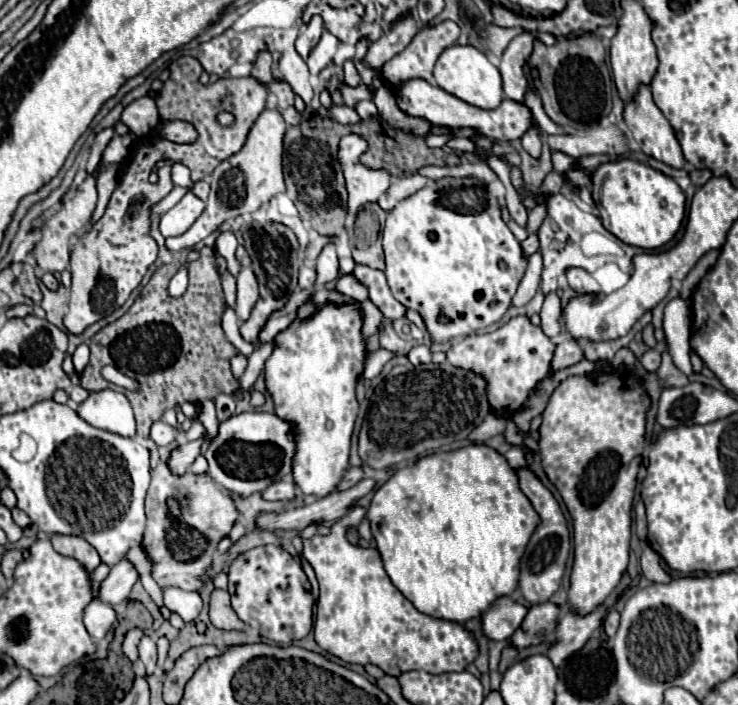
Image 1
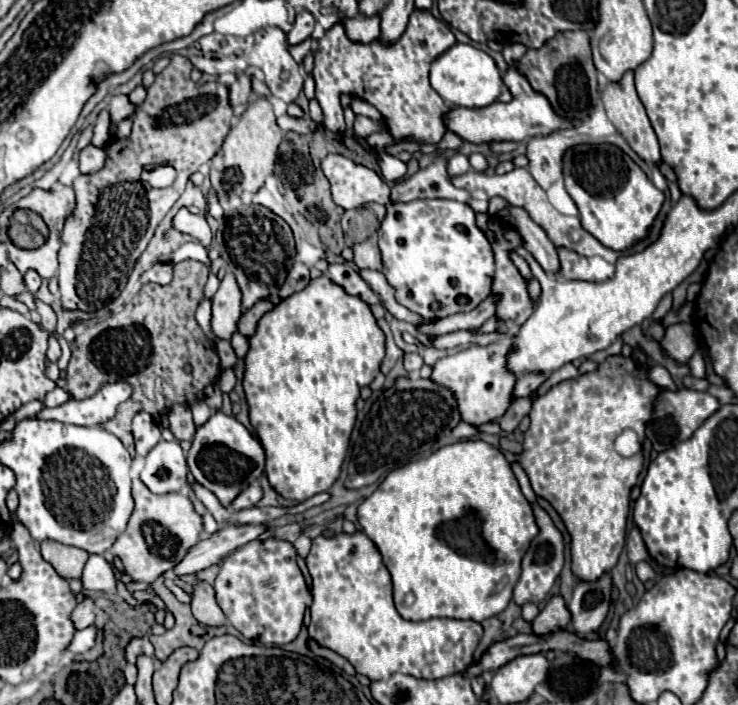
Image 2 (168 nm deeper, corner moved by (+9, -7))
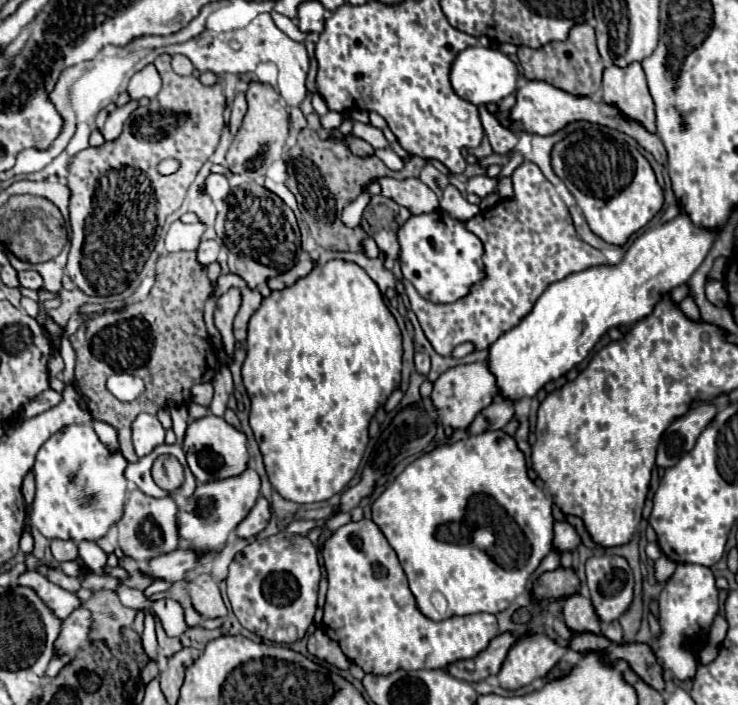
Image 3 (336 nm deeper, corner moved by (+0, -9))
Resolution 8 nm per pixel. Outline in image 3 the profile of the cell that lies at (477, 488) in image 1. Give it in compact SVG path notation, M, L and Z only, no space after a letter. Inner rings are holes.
M505 431L469 435L457 443L437 447L409 463L403 473L373 501L373 521L395 549L419 609L433 621L441 615L431 603L435 591L447 599L443 619L471 613L499 613L521 593L527 579L553 547L551 501L527 475L525 455Z

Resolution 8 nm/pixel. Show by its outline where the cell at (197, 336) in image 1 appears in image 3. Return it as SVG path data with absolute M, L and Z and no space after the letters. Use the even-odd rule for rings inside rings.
M195 251L169 253L157 259L155 285L145 301L89 317L79 325L77 333L69 337L77 355L77 389L89 413L119 431L121 453L129 463L137 461L131 445L131 421L139 413L155 415L161 407L189 405L191 383L211 381L217 371L215 357L211 357L211 365L207 365L207 355L215 355L215 349L203 323L203 305L211 293L213 285L205 267L197 261ZM119 371L139 375L145 381L145 391L131 403L121 403L111 393L105 393L107 377Z

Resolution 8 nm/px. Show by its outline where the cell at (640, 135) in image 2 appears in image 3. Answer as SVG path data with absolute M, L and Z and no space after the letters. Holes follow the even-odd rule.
M635 61L627 67L605 67L603 101L617 105L621 113L627 113L627 117L639 121L645 129L655 133L655 109L641 63Z

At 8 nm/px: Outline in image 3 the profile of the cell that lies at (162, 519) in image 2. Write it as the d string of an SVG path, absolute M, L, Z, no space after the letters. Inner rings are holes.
M135 489L129 493L123 515L117 523L119 527L119 547L121 551L135 559L145 563L151 557L169 553L173 549L179 547L179 535L177 535L177 505L173 503L171 497L163 497L163 499L155 499L155 497L147 497L143 491Z

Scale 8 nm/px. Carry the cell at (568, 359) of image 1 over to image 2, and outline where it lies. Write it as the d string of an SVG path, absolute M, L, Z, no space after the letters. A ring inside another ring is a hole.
M522 373L516 381L516 387L514 387L514 397L528 397L530 393L534 393L542 383L546 381L546 375L544 373Z

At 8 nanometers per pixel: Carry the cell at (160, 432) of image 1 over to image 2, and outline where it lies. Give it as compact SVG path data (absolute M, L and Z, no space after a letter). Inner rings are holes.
M138 413L132 421L132 433L136 441L136 453L148 455L150 449L162 439L160 425L148 413Z

